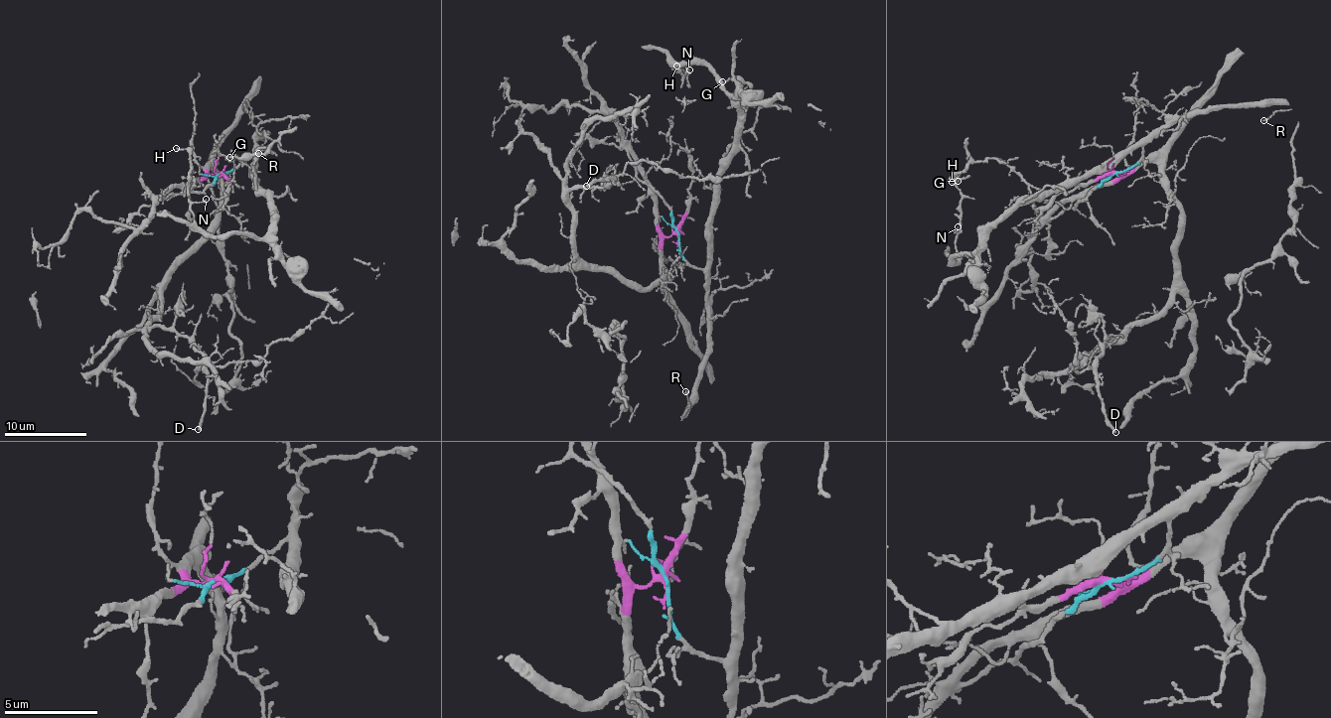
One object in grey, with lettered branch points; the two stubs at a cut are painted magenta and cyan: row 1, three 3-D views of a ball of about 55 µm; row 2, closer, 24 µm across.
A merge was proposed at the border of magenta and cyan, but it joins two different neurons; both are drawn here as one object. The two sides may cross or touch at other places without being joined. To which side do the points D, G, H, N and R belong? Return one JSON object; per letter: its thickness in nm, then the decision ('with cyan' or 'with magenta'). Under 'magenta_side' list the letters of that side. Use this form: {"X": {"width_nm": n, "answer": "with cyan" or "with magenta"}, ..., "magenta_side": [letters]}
{"D": {"width_nm": 260, "answer": "with magenta"}, "G": {"width_nm": 170, "answer": "with cyan"}, "H": {"width_nm": 140, "answer": "with cyan"}, "N": {"width_nm": 100, "answer": "with cyan"}, "R": {"width_nm": 120, "answer": "with cyan"}, "magenta_side": ["D"]}

